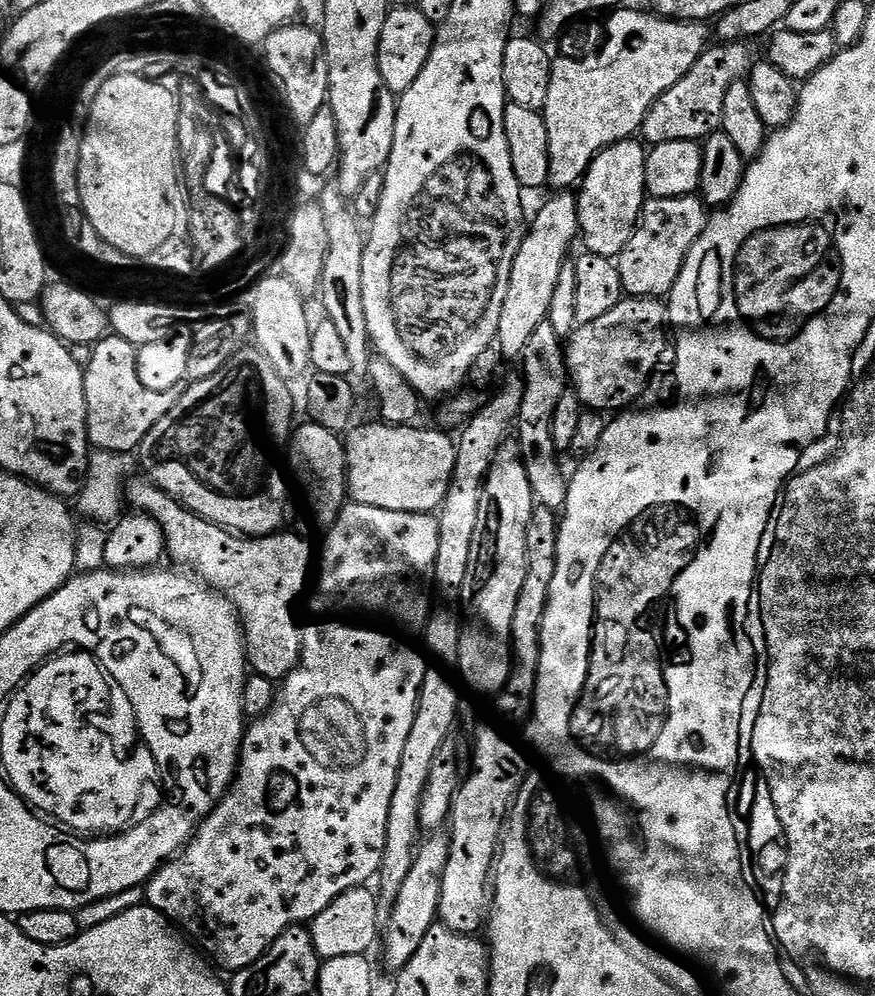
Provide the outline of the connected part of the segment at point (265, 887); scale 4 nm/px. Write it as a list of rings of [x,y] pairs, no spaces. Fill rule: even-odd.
[[[348,502],[341,508],[340,515],[336,517],[332,527],[327,529],[325,536],[328,537],[324,540],[324,549],[318,552],[318,571],[311,589],[313,592],[312,601],[308,604],[308,621],[305,624],[303,621],[299,629],[299,663],[275,689],[268,713],[253,719],[247,725],[240,743],[240,758],[232,787],[205,816],[192,839],[167,864],[162,865],[148,879],[146,885],[148,907],[164,915],[164,919],[175,925],[217,969],[225,968],[228,974],[235,974],[262,958],[264,951],[282,933],[307,925],[315,916],[322,914],[322,910],[326,910],[326,906],[330,906],[334,898],[346,894],[351,888],[365,887],[369,883],[367,880],[371,876],[373,879],[379,873],[384,857],[388,815],[396,789],[398,766],[402,762],[406,738],[410,738],[410,726],[414,726],[416,699],[426,667],[426,656],[421,644],[430,611],[432,571],[438,558],[438,519],[426,512],[395,512]]]

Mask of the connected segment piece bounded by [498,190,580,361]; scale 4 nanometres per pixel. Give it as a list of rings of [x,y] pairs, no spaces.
[[[568,190],[552,195],[556,196],[550,197],[537,210],[533,220],[531,217],[524,233],[524,241],[522,246],[518,246],[518,254],[510,270],[510,286],[502,306],[498,337],[498,351],[505,361],[519,361],[526,350],[526,342],[530,342],[530,334],[534,334],[534,330],[538,330],[538,326],[547,320],[554,290],[558,285],[558,274],[570,260],[568,251],[571,250],[572,243],[577,243],[580,234],[577,197]]]

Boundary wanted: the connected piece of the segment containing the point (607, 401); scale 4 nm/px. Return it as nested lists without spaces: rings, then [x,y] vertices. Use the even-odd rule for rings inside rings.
[[[625,298],[602,318],[579,325],[566,340],[566,355],[570,388],[581,405],[605,414],[631,409],[647,390],[656,367],[676,359],[668,332],[668,309],[660,298]]]

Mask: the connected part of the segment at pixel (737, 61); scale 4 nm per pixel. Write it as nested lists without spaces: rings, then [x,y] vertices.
[[[721,43],[716,47],[720,48],[712,46],[705,50],[682,78],[682,82],[674,82],[674,86],[670,86],[670,90],[666,90],[666,94],[654,102],[646,114],[642,129],[643,139],[649,145],[683,140],[702,142],[712,132],[721,131],[726,92],[735,80],[749,75],[750,61],[747,43]]]

